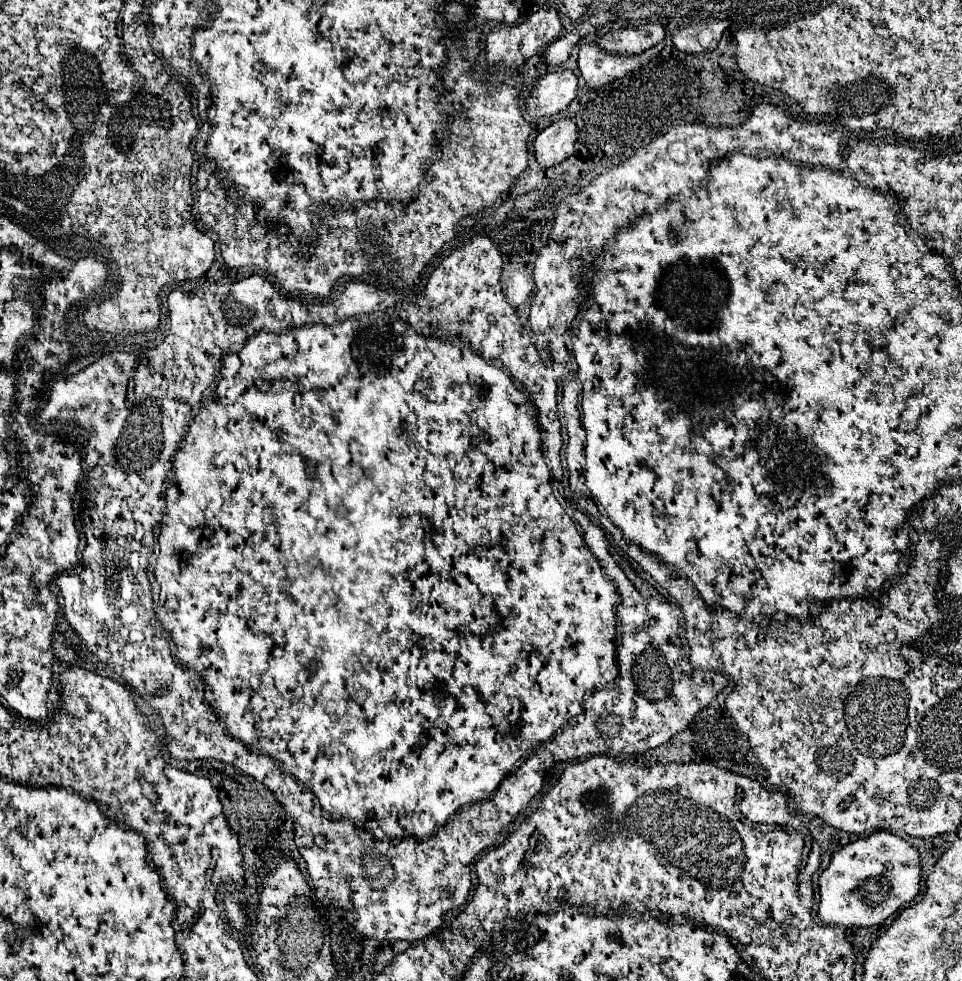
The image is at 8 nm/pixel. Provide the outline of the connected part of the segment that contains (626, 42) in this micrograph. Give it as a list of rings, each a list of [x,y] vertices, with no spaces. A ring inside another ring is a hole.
[[[649,22],[641,28],[625,28],[617,32],[607,32],[605,36],[597,40],[597,48],[609,54],[633,56],[659,44],[663,38],[665,38],[663,26],[659,22]]]

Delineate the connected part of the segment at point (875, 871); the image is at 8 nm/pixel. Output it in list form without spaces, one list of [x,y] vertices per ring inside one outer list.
[[[879,830],[865,838],[849,842],[831,858],[829,868],[819,876],[821,902],[819,902],[817,916],[823,924],[829,924],[829,926],[879,926],[891,914],[903,910],[905,904],[913,902],[913,898],[919,894],[919,884],[921,884],[919,852],[903,838],[891,832]]]

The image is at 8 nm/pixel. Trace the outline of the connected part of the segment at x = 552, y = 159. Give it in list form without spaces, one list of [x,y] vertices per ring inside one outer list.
[[[557,120],[551,126],[547,126],[533,142],[539,166],[549,168],[573,156],[575,140],[577,140],[577,126],[571,120]]]

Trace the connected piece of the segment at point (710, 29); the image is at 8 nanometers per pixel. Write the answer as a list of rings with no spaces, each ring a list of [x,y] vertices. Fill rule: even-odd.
[[[701,22],[687,28],[681,28],[673,36],[673,44],[677,50],[687,54],[705,54],[717,48],[727,22]]]

